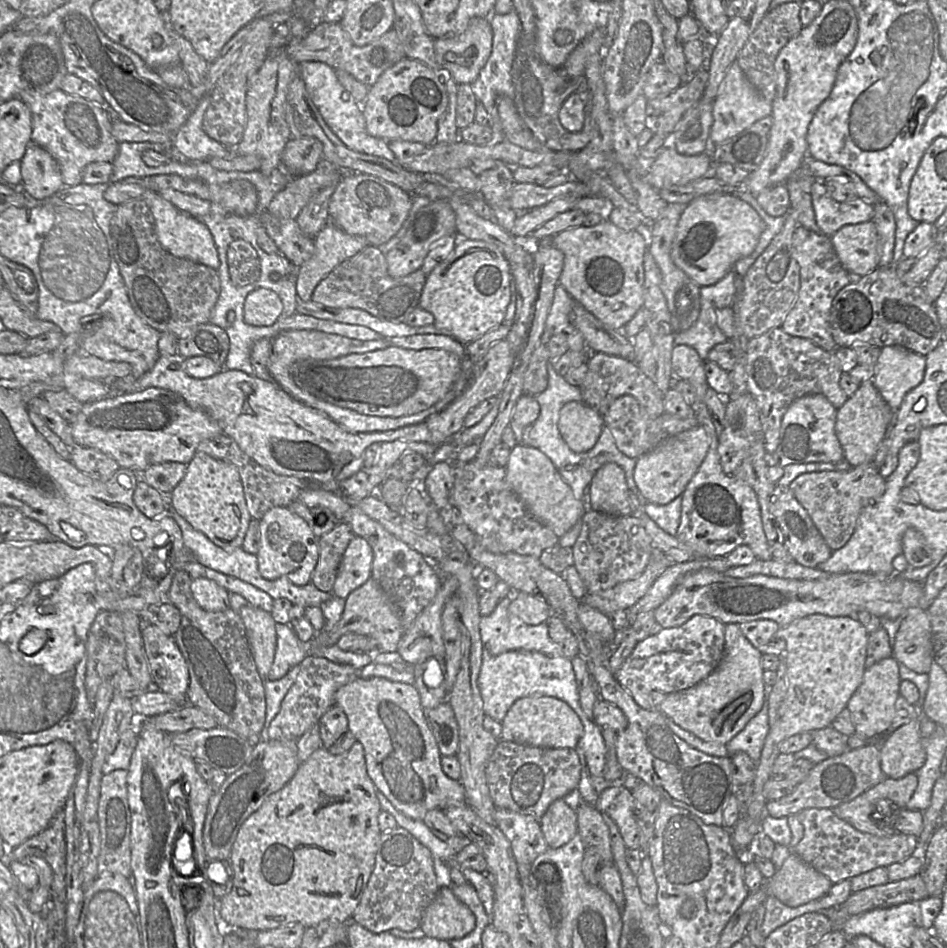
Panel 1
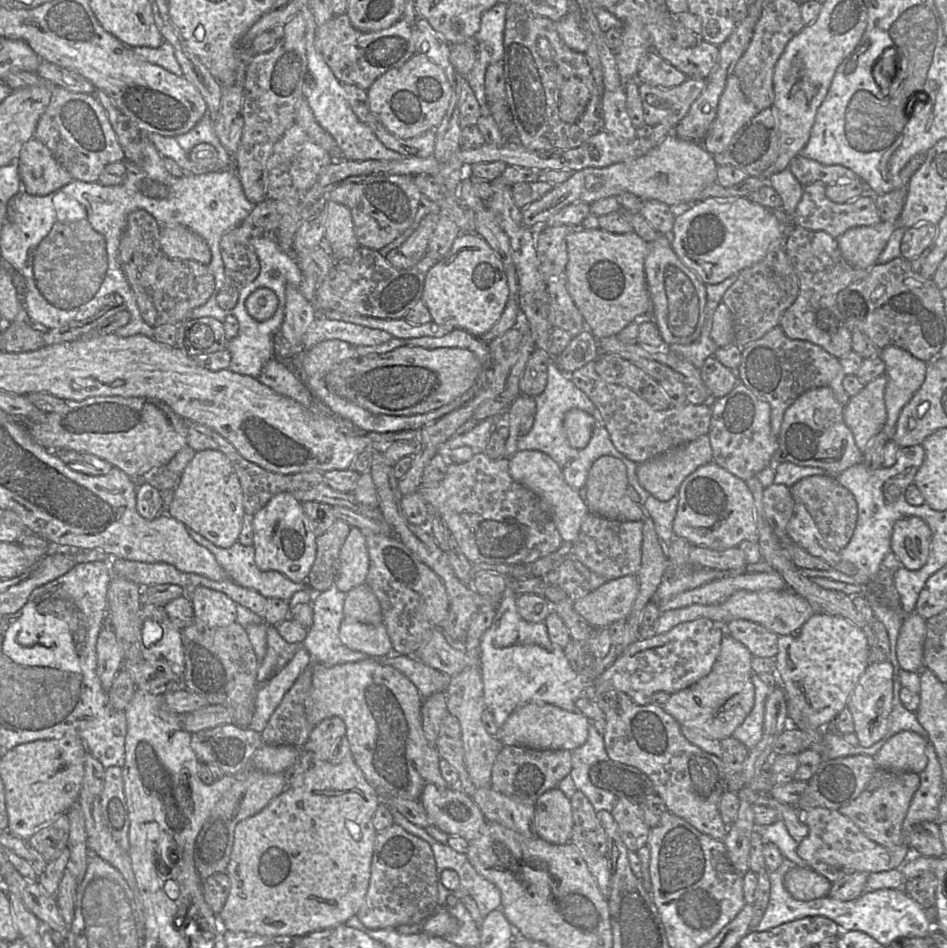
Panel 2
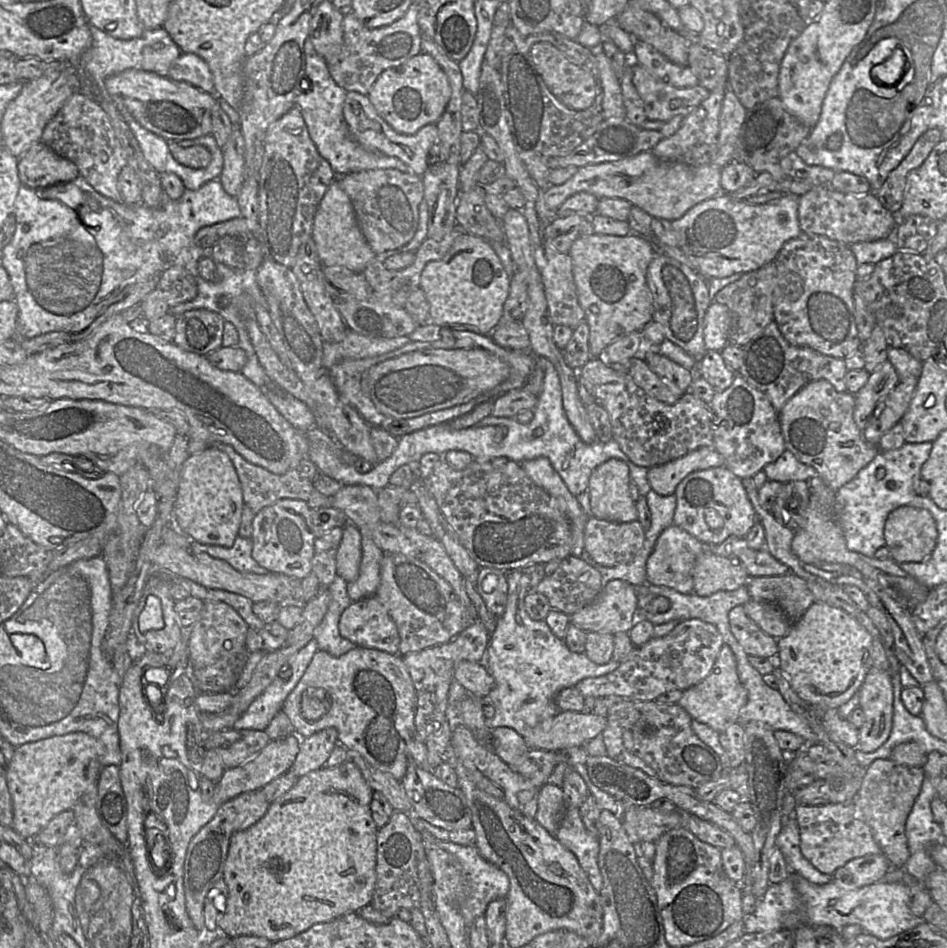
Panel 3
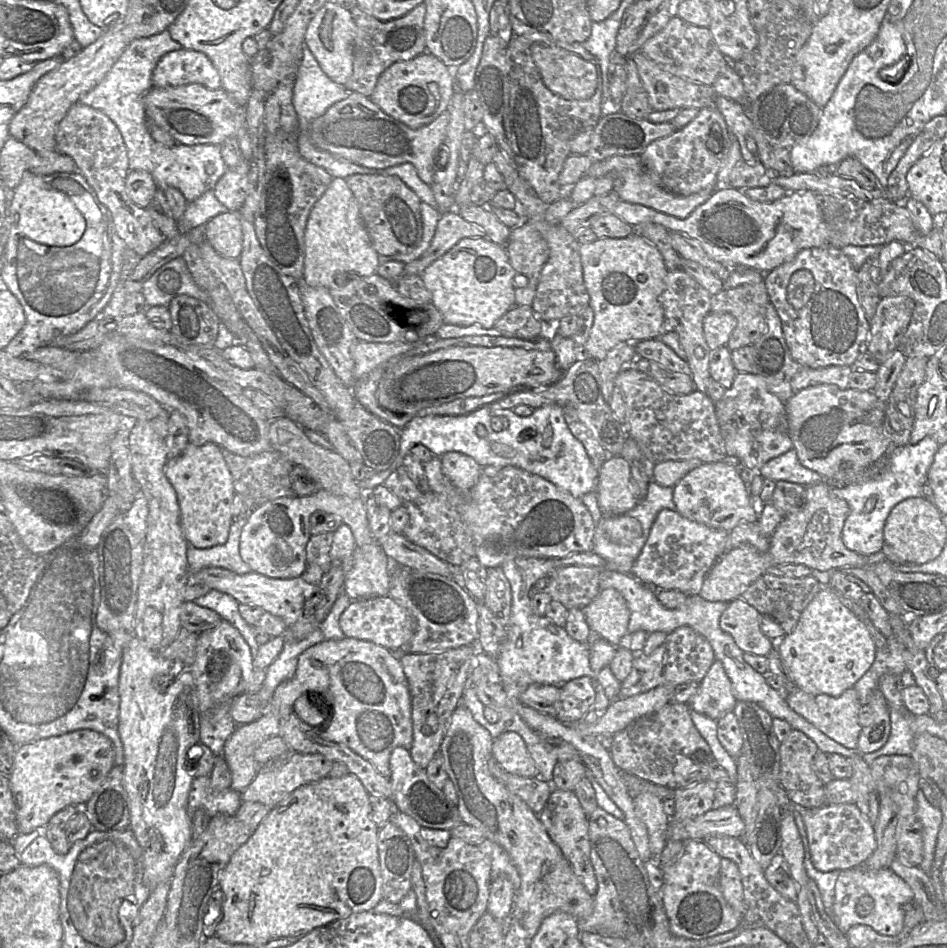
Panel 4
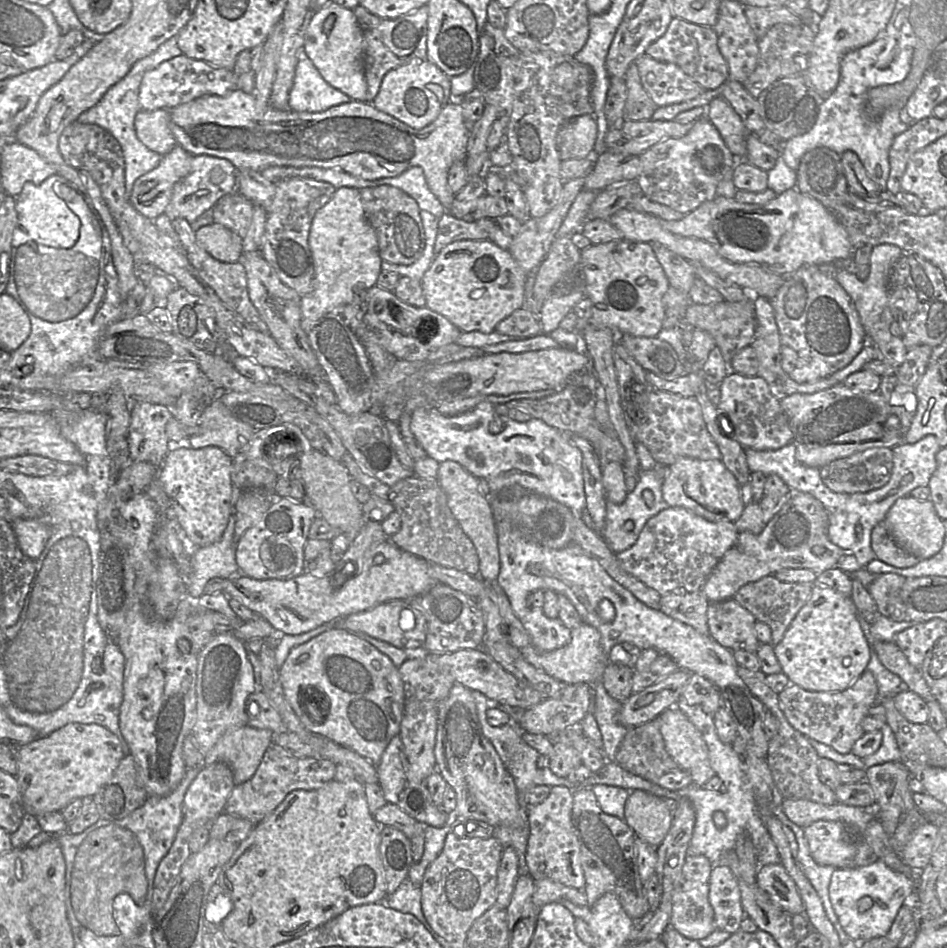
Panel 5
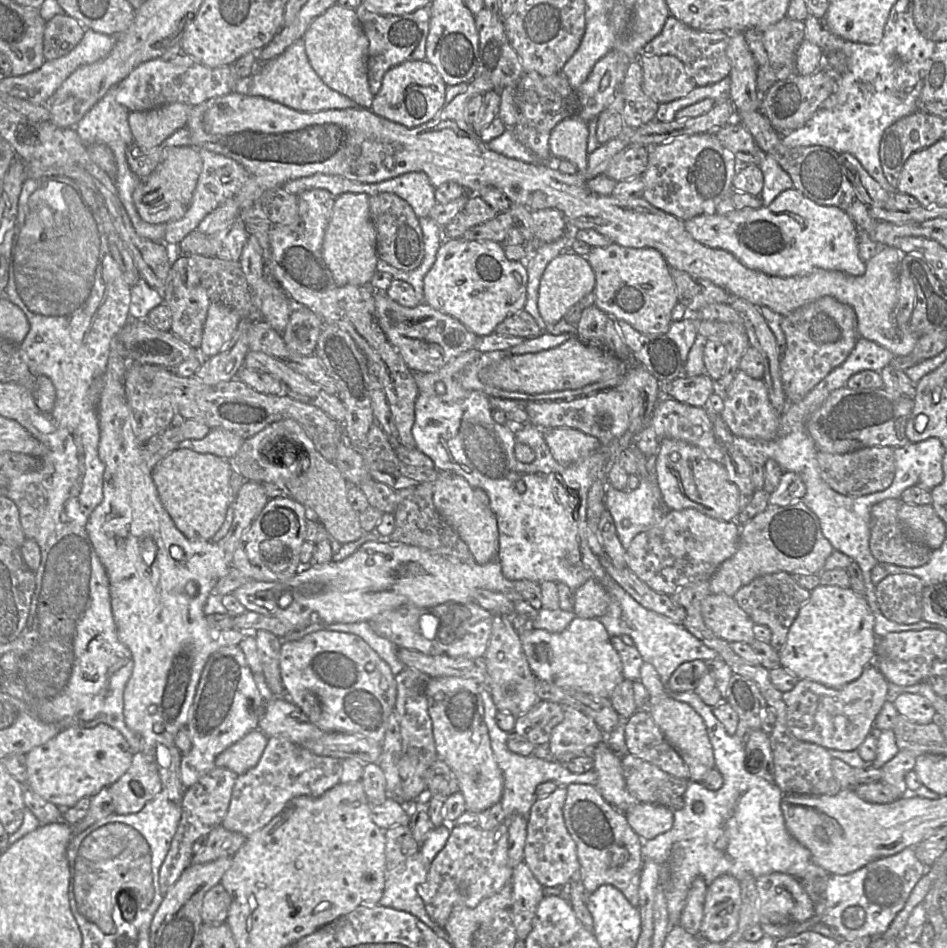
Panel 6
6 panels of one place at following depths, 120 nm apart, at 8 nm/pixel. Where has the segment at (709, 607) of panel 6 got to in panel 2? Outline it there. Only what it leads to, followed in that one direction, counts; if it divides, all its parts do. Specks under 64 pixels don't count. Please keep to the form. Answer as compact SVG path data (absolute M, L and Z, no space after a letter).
M733 620L725 625L725 632L747 647L754 657L776 657L778 653L779 635L756 622Z

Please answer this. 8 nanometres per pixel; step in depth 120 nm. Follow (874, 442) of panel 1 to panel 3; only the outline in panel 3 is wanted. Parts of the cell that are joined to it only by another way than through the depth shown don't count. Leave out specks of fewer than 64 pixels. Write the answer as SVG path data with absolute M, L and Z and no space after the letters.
M885 361L870 374L865 386L854 394L853 417L862 432L882 408L883 401L898 383L899 377L895 368L889 361Z

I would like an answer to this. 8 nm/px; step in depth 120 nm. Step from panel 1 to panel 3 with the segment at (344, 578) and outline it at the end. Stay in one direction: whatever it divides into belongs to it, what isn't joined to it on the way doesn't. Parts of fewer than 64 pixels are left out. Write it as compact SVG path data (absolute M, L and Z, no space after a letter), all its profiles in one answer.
M347 522L335 558L336 573L346 583L355 581L358 577L361 557L361 534L355 525Z

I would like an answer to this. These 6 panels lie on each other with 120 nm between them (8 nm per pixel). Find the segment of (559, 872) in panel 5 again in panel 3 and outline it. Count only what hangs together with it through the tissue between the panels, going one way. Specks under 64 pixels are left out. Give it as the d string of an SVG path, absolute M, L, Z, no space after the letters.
M567 806L555 838L574 853L592 886L599 893L603 885L598 866L599 840L585 828L579 808Z

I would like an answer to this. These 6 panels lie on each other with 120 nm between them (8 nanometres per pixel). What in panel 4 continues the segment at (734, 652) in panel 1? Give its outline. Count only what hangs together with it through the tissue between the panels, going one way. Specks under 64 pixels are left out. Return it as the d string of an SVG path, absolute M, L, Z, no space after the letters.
M715 660L698 683L697 691L688 706L691 710L717 721L726 713L732 712L736 702L731 681L723 665Z

